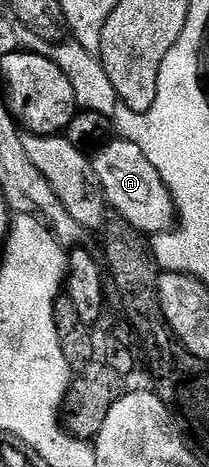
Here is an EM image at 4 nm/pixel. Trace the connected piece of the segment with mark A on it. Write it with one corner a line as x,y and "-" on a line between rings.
111,139
101,146
92,157
94,176
106,197
106,204
113,212
119,213
132,227
147,235
167,232
175,224
174,200
160,179
160,171
148,163
144,151
136,143

